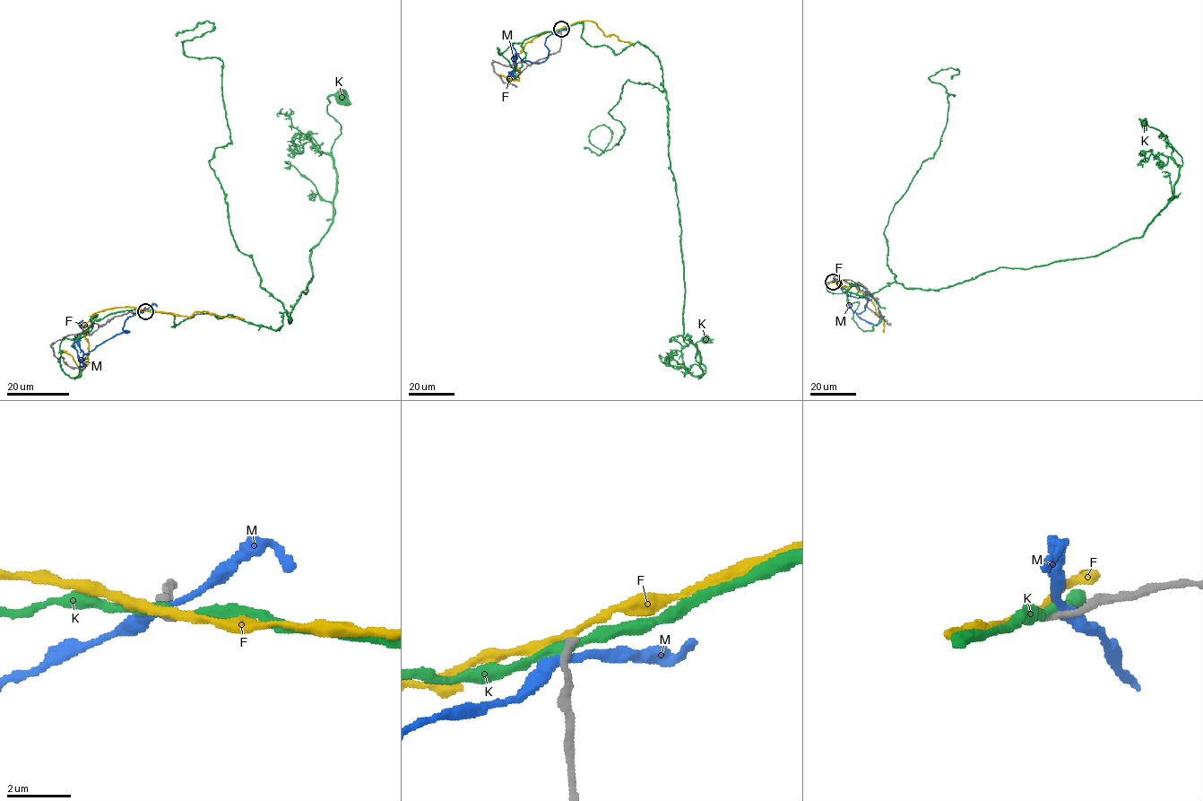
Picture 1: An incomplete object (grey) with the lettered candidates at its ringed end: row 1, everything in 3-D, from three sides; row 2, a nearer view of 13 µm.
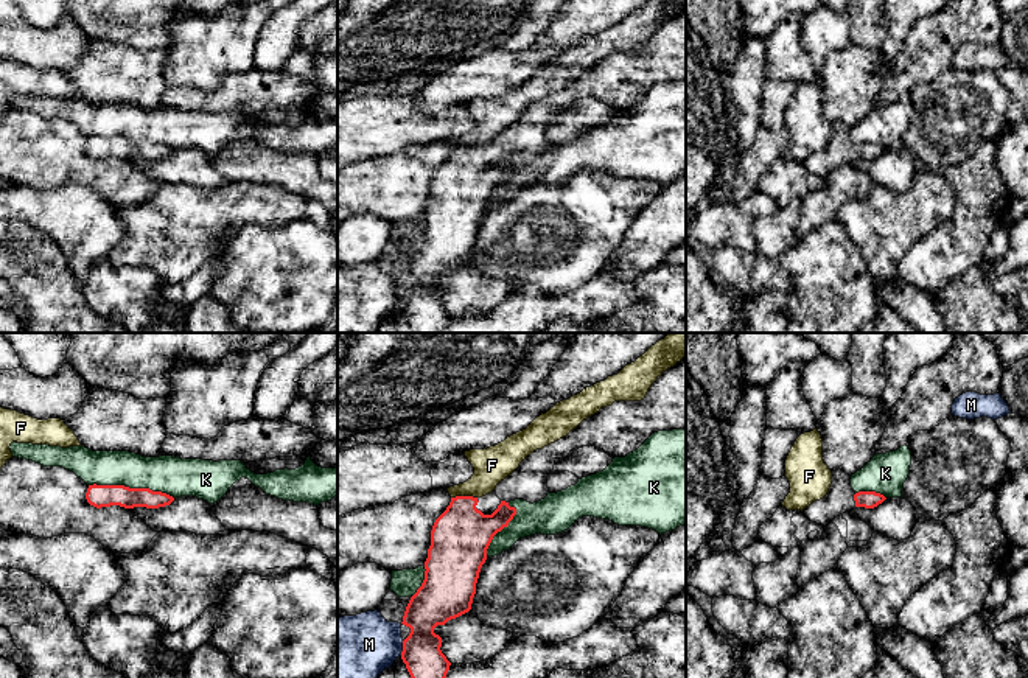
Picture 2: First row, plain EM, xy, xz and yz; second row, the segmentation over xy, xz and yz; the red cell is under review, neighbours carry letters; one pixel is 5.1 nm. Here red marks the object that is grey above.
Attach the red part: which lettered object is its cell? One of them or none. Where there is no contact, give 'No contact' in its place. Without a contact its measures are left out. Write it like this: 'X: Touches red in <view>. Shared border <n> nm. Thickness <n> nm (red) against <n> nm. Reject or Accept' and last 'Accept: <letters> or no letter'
F: Touches red in xz. Shared border 140 nm. Thickness 300 nm (red) against 190 nm. Reject
K: Touches red in xy. Shared border 460 nm. Thickness 120 nm (red) against 200 nm. Reject
M: Touches red in xz. Shared border 70 nm. Thickness 200 nm (red) against 360 nm. Reject
Accept: no letter

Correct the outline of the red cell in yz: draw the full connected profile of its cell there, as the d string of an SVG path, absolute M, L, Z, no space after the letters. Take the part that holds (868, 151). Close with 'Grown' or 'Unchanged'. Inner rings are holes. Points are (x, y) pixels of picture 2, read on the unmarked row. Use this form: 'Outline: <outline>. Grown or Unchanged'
Outline: M841 121L832 123L829 145L802 162L807 171L826 179L834 170L854 159L874 160L886 149L876 143L855 145L851 138L851 128Z. Grown

